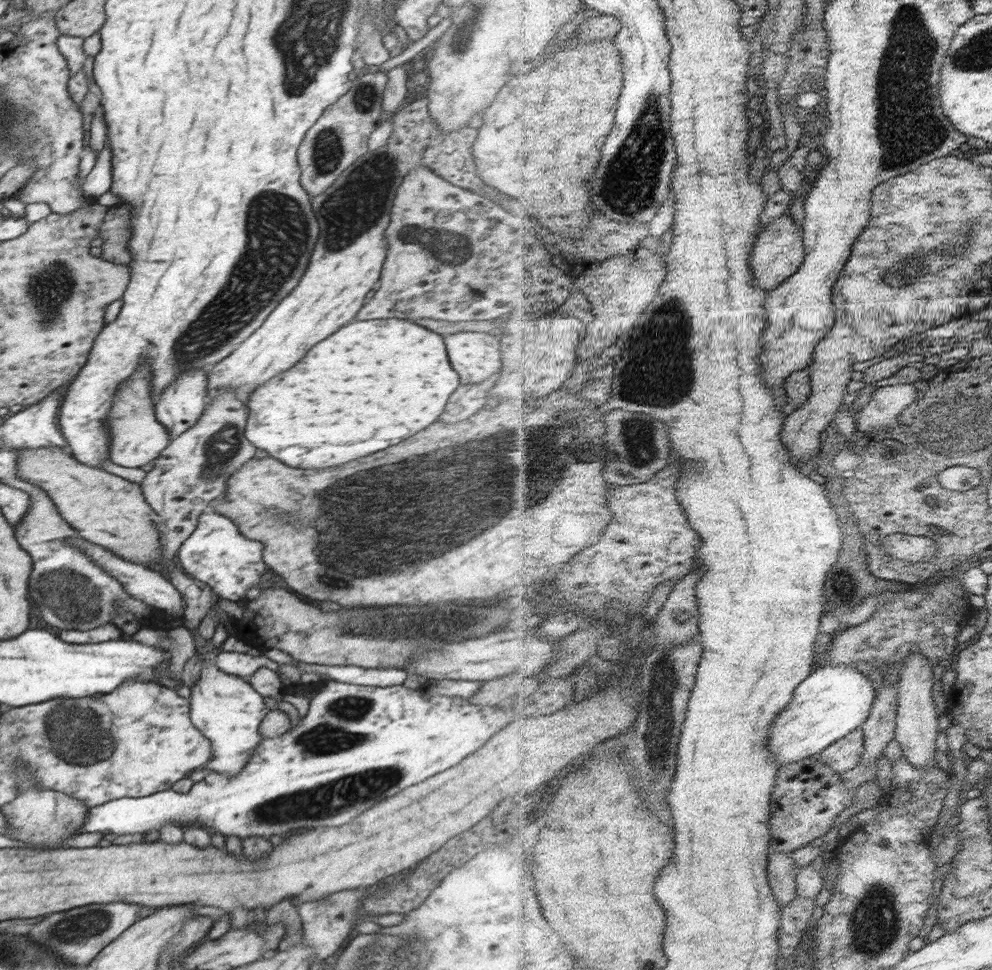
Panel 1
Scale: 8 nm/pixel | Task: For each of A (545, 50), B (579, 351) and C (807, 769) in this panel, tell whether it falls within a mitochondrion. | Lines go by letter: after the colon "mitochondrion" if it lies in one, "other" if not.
A: other
B: other
C: other

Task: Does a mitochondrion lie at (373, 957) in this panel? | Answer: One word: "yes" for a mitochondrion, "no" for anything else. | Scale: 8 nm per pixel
yes

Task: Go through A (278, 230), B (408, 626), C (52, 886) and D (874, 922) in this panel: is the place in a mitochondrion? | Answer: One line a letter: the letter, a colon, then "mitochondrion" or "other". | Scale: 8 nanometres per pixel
A: mitochondrion
B: mitochondrion
C: other
D: mitochondrion

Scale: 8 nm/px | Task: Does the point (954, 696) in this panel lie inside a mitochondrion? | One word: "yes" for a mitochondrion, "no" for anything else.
no

